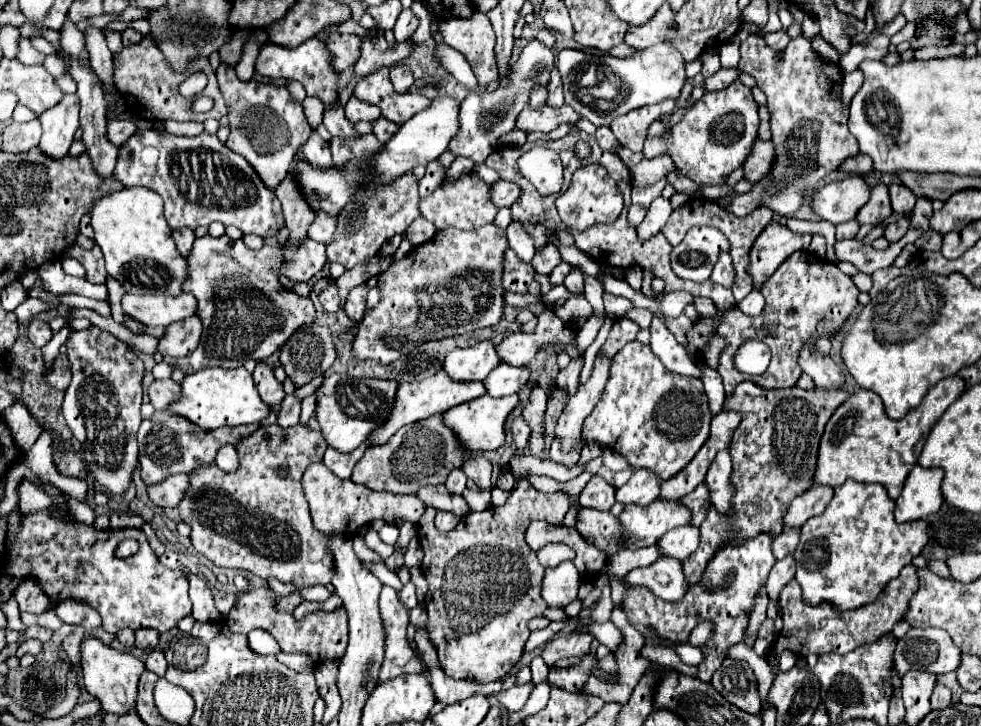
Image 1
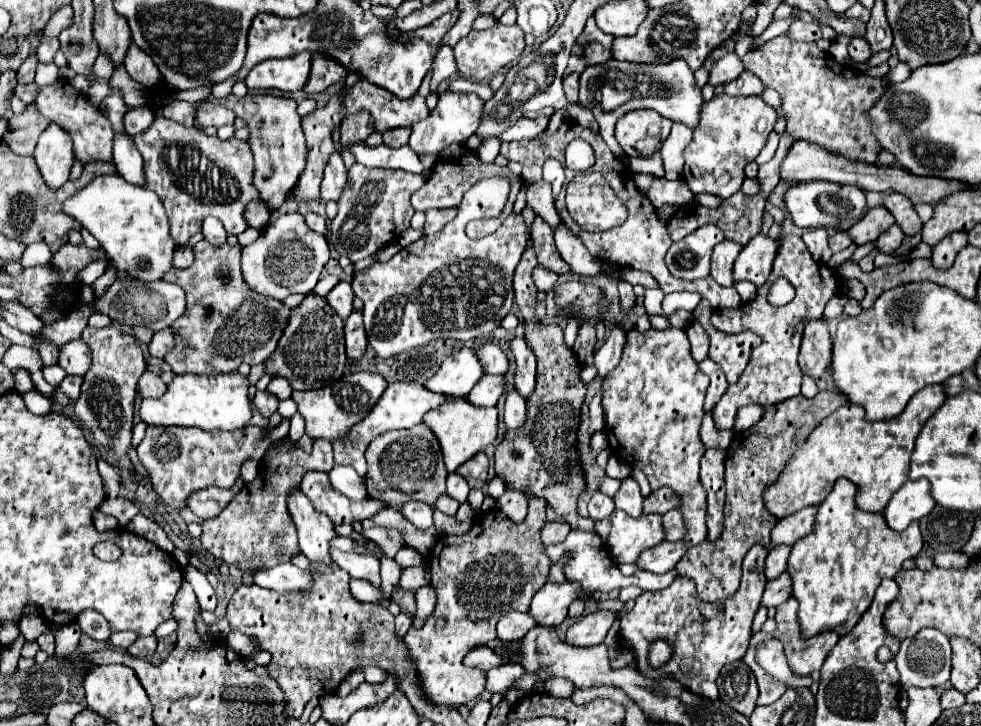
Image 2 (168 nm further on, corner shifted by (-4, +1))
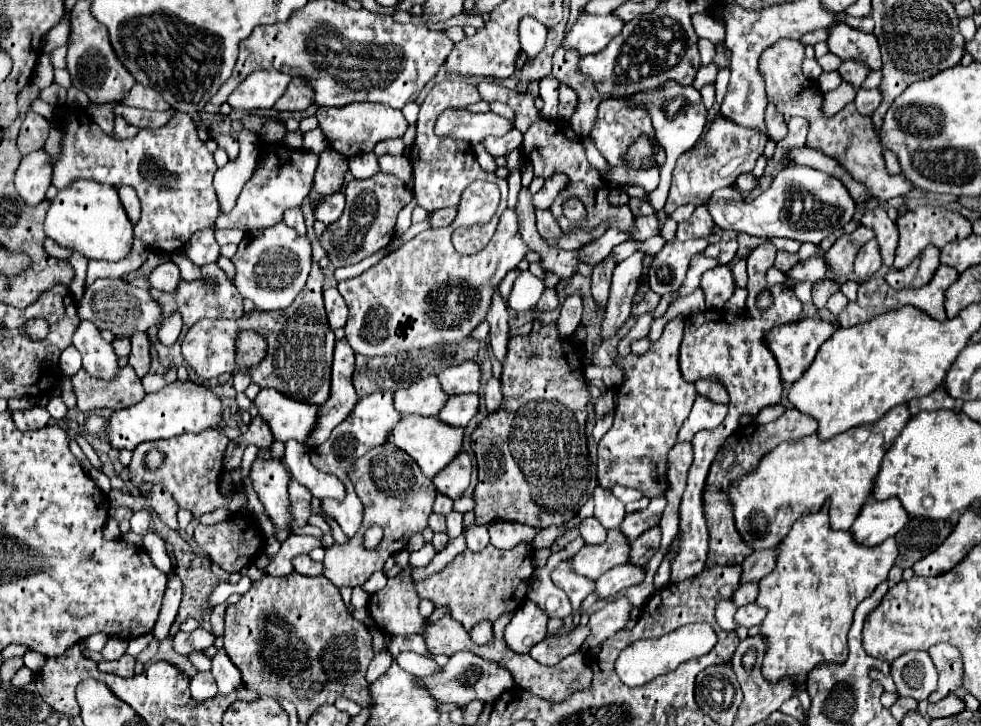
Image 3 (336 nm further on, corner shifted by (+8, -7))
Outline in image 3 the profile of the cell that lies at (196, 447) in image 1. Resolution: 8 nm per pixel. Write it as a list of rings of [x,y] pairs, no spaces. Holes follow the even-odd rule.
[[[203,431],[203,433],[187,433],[167,441],[151,441],[141,443],[133,449],[133,459],[129,465],[129,477],[135,485],[143,481],[151,481],[163,485],[179,505],[179,509],[187,509],[199,519],[205,513],[211,513],[219,507],[227,507],[219,491],[219,481],[223,473],[223,457],[229,439],[221,431]]]

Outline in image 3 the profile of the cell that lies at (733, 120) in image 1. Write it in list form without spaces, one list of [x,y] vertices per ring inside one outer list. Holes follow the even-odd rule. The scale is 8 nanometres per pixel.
[[[723,115],[715,117],[711,121],[709,129],[703,133],[703,139],[699,143],[695,143],[695,147],[691,147],[691,151],[685,151],[677,159],[664,211],[670,215],[679,205],[687,205],[687,203],[703,205],[715,189],[733,185],[741,173],[753,171],[755,161],[759,157],[759,149],[763,153],[765,143],[767,143],[767,135],[763,135],[761,131],[739,127],[737,123],[723,119]],[[691,163],[697,163],[697,165],[691,169]]]

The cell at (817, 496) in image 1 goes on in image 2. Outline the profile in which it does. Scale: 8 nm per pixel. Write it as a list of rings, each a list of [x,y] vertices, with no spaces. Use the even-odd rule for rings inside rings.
[[[805,507],[805,509],[797,511],[795,515],[789,515],[787,519],[779,519],[771,531],[771,541],[779,541],[779,543],[769,545],[767,551],[773,551],[779,545],[793,545],[795,541],[805,537],[811,531],[815,511],[817,511],[817,507]]]

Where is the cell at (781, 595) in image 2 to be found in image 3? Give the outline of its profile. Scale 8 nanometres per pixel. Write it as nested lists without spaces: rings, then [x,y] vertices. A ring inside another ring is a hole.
[[[747,603],[747,607],[737,609],[735,619],[743,627],[753,627],[753,625],[761,625],[765,615],[767,615],[767,611],[763,611],[763,607],[759,607],[757,603]]]

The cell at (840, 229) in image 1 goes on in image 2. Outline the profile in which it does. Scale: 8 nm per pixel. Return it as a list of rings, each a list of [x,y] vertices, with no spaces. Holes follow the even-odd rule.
[[[841,231],[841,233],[833,235],[833,237],[829,237],[829,247],[831,247],[833,253],[843,251],[843,249],[847,249],[849,245],[851,245],[851,239],[847,239],[847,233],[845,233],[845,231]]]

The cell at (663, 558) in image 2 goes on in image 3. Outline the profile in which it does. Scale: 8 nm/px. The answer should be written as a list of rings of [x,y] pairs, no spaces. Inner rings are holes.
[[[623,563],[597,579],[595,593],[599,593],[601,599],[609,599],[633,585],[641,585],[643,579],[645,579],[645,567],[633,565],[633,563]]]

